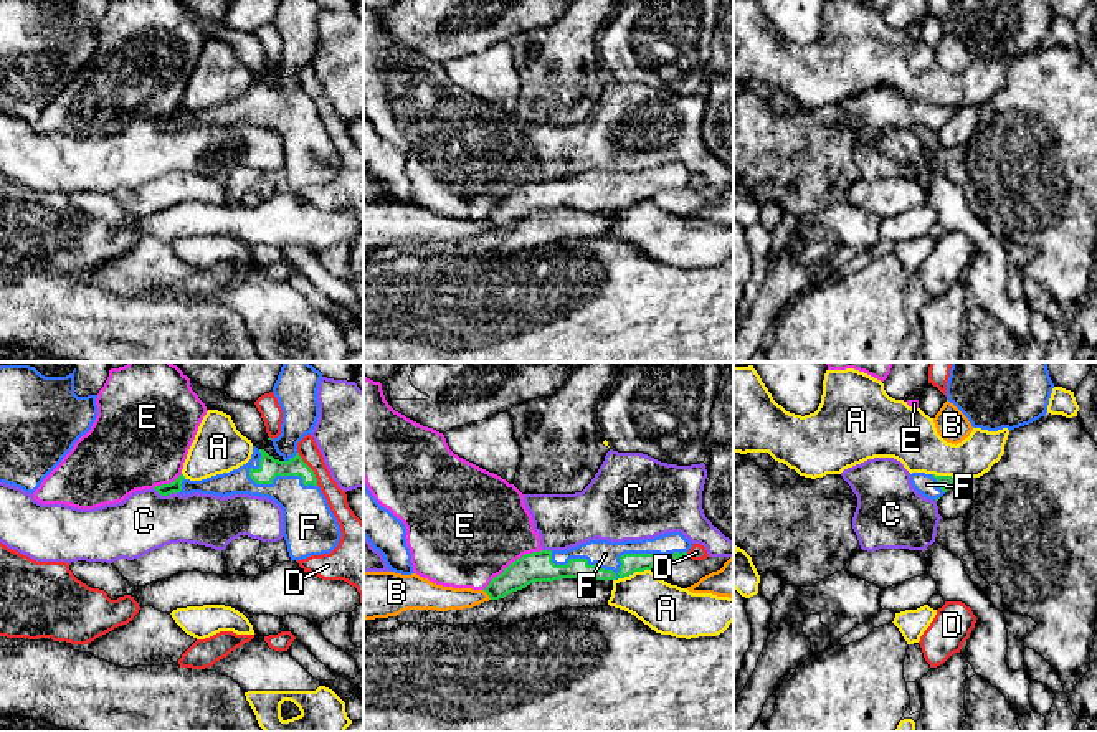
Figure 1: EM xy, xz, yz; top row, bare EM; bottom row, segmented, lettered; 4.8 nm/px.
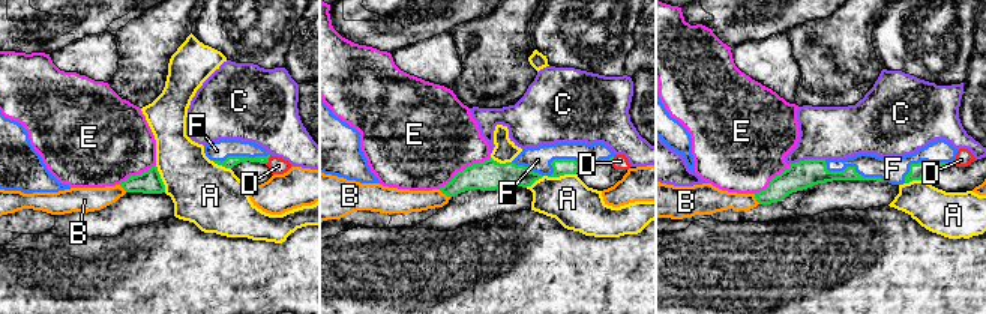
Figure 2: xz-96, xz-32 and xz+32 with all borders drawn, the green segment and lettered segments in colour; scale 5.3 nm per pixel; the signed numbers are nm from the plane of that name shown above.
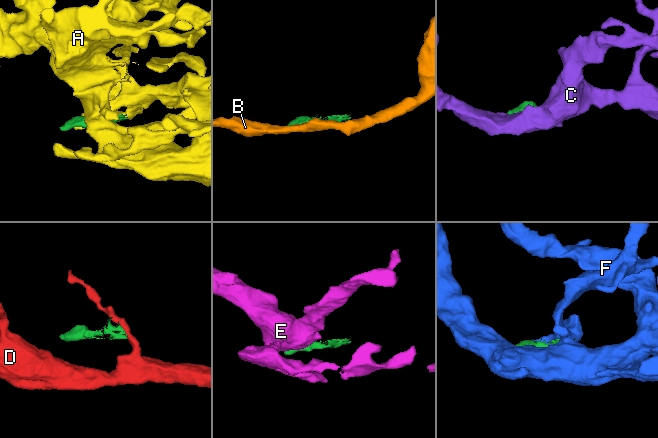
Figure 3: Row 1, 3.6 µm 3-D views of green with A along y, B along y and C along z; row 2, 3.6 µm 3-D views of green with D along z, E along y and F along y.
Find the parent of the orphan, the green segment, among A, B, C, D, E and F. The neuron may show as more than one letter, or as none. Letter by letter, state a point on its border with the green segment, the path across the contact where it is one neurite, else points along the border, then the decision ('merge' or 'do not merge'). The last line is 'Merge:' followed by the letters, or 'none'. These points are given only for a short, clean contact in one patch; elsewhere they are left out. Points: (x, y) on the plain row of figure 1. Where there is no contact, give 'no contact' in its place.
A: contact yz (944, 106); do not merge
B: contact xz (488, 223); border xz (483, 220), (491, 228); do not merge
C: contact xy (167, 124); do not merge
D: contact xy (309, 98); do not merge
E: contact xz (512, 192); border xz (541, 179), (512, 190), (483, 218); do not merge
F: contact xz (622, 195); merge
Merge: F

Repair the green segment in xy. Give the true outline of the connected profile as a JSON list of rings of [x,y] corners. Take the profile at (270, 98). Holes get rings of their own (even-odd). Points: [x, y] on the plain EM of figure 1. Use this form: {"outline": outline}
{"outline": [[[281,0],[273,17],[273,23],[283,40],[281,64],[273,68],[276,83],[283,88],[274,89],[264,79],[253,76],[251,89],[230,102],[216,104],[202,111],[190,111],[180,104],[173,112],[155,116],[160,126],[182,126],[200,122],[213,126],[249,124],[273,129],[283,139],[283,165],[291,190],[302,190],[311,185],[330,183],[342,167],[340,155],[330,140],[325,126],[317,116],[314,101],[297,83],[297,73],[311,64],[319,48],[317,20],[322,3],[319,0]]]}

